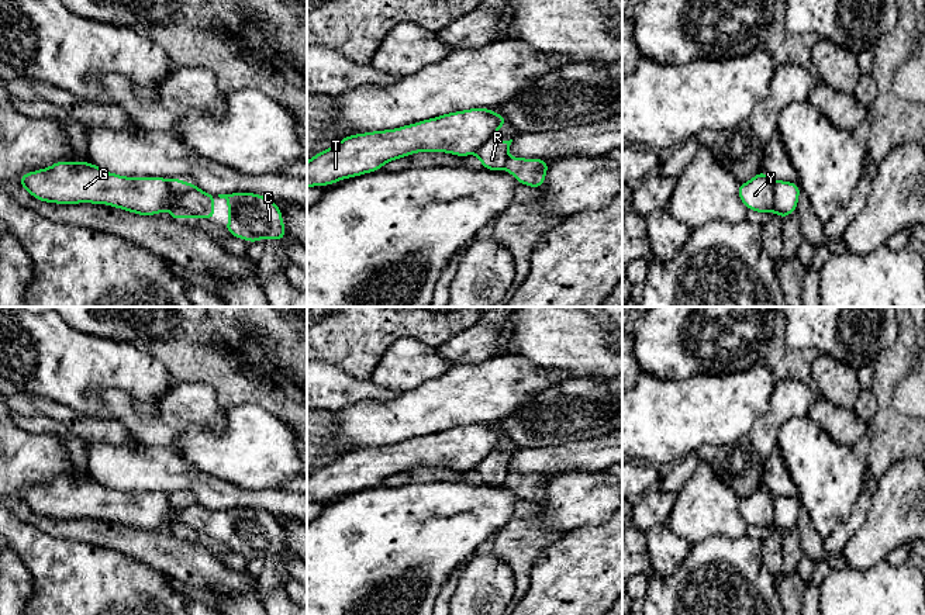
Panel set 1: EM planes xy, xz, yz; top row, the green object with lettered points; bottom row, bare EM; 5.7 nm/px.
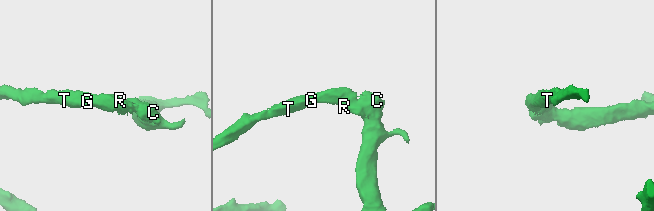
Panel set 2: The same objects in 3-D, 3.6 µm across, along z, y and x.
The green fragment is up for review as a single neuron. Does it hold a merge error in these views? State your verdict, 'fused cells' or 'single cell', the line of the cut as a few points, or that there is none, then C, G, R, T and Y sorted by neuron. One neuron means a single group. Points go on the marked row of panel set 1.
fused cells; cut in xy along (168, 180), (168, 187), (175, 194), (183, 194), (194, 187); C G T Y / R

